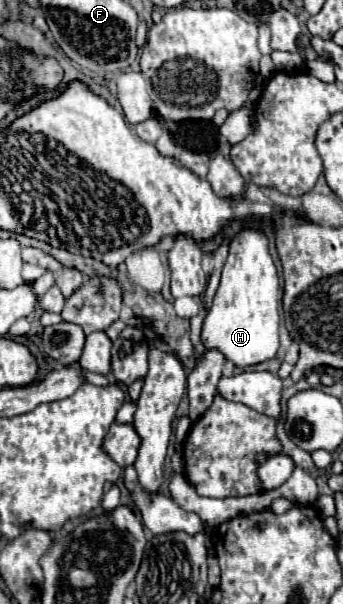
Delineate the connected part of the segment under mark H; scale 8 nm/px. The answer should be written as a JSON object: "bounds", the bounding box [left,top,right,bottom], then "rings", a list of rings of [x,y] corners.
{"bounds":[203,228,279,368],"rings":[[[241,228],[231,244],[229,256],[221,272],[221,282],[209,314],[203,322],[203,344],[217,348],[227,360],[245,368],[269,358],[279,350],[279,276],[269,254],[269,240],[263,228]]]}

